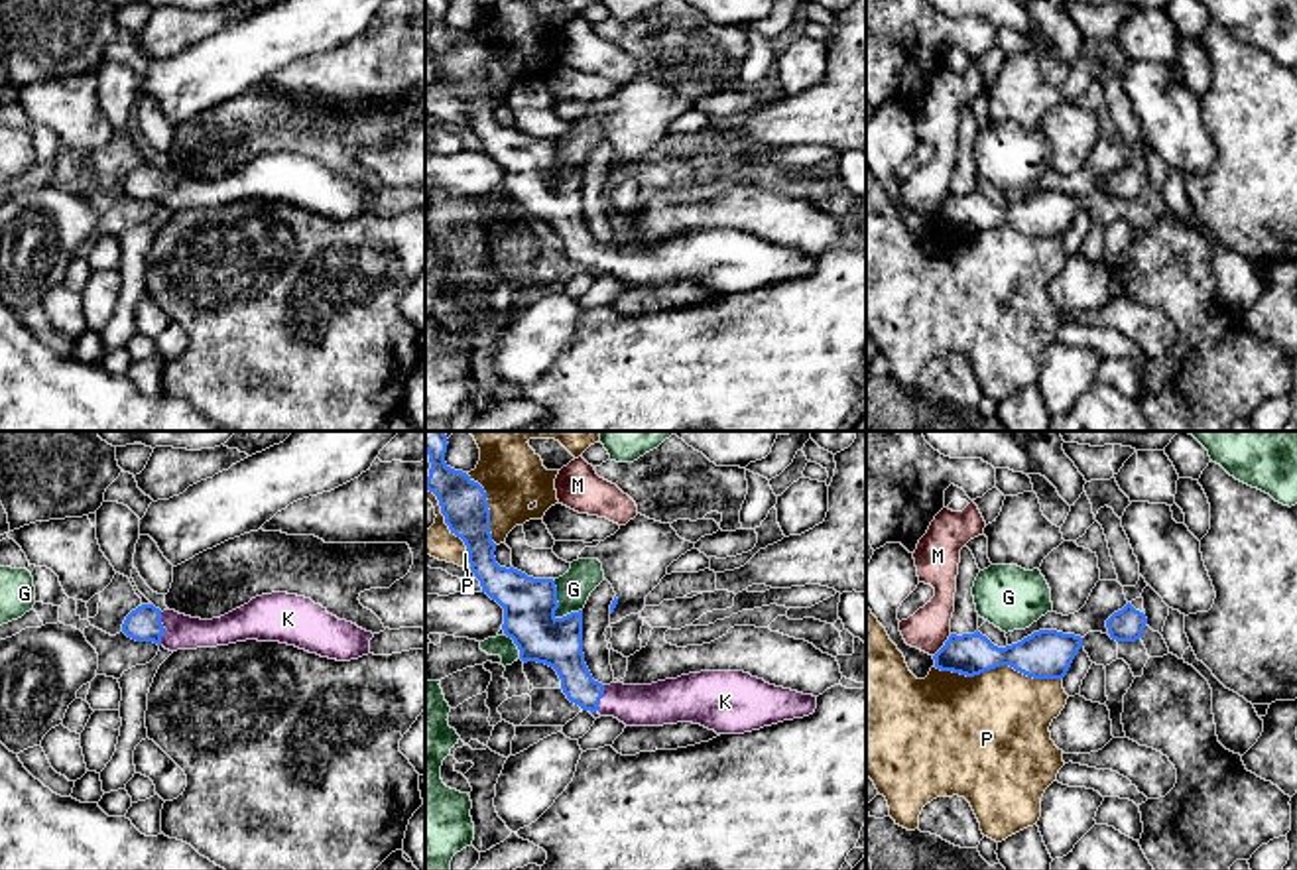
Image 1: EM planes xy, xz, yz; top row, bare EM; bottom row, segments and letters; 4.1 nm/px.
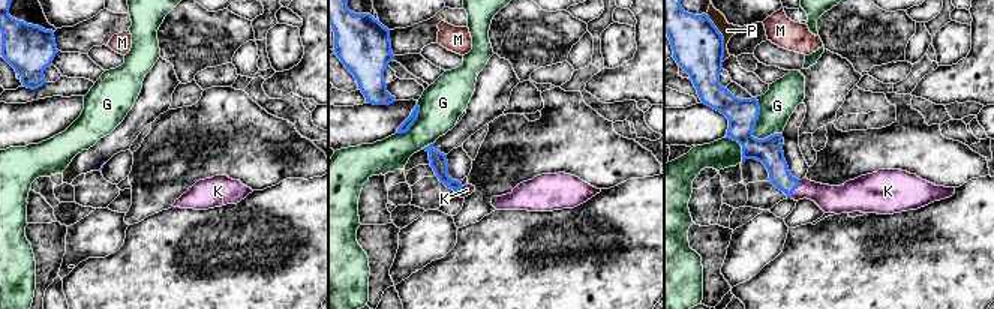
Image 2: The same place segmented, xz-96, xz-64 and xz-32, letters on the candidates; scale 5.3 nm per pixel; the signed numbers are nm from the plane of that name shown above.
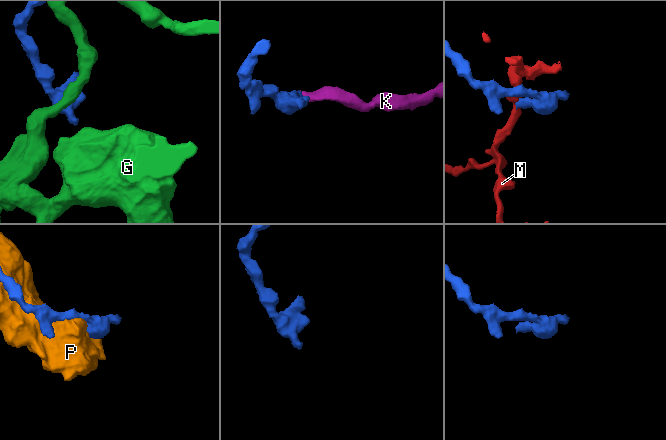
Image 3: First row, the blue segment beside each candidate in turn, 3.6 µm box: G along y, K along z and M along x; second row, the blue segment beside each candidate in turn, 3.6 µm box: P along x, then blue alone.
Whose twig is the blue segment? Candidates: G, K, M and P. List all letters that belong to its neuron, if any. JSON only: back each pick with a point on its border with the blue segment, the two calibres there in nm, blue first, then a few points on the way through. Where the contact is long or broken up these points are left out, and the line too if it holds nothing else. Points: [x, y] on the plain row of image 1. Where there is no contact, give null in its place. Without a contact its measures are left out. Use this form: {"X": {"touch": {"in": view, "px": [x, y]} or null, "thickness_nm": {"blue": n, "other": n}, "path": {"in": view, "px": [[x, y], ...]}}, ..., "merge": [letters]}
{"K": {"touch": {"in": "xy", "px": [164, 187]}, "thickness_nm": {"blue": 140, "other": 140}, "path": {"in": "xy", "px": [[144, 184], [164, 187], [182, 191]]}}, "merge": ["K"]}

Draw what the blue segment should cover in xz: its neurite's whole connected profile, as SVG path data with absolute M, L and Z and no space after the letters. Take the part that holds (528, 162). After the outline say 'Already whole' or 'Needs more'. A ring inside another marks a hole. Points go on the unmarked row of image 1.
M425 0L431 22L425 49L437 55L451 93L464 100L470 130L480 140L482 152L504 167L502 189L518 205L520 218L553 226L571 262L600 276L614 276L626 285L693 281L716 293L744 293L815 272L817 256L770 244L744 230L701 230L651 244L602 244L594 240L583 213L583 169L557 177L559 161L553 138L533 138L514 126L506 128L496 122L486 51L466 31L445 22L447 4L447 0Z. Needs more

